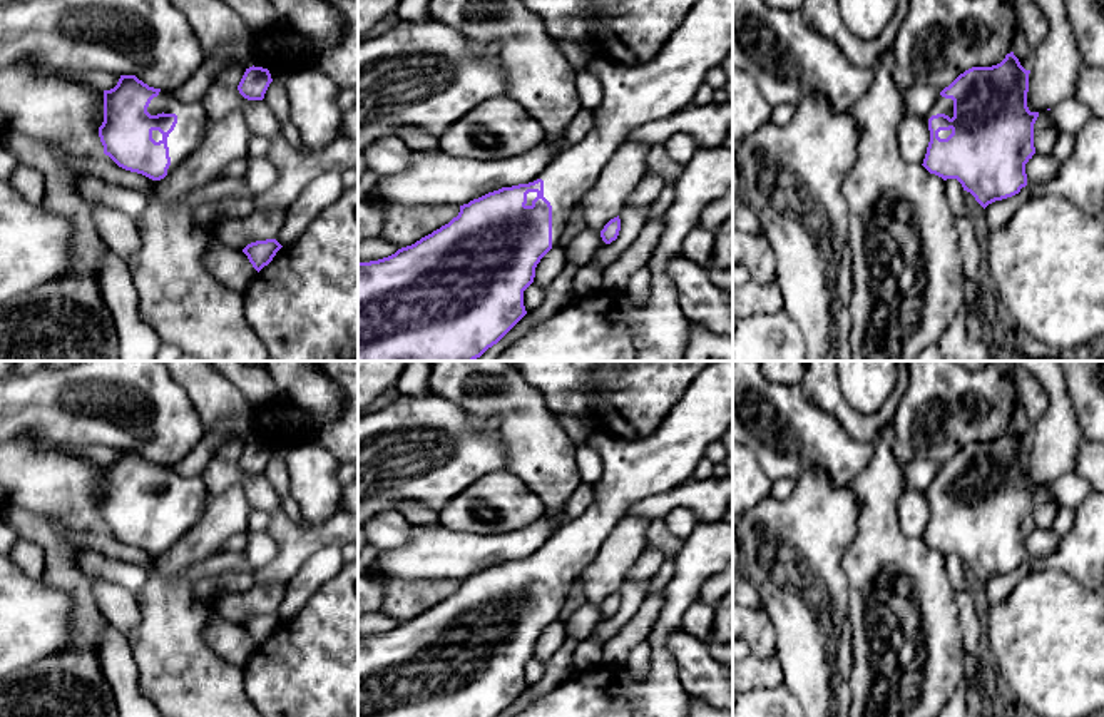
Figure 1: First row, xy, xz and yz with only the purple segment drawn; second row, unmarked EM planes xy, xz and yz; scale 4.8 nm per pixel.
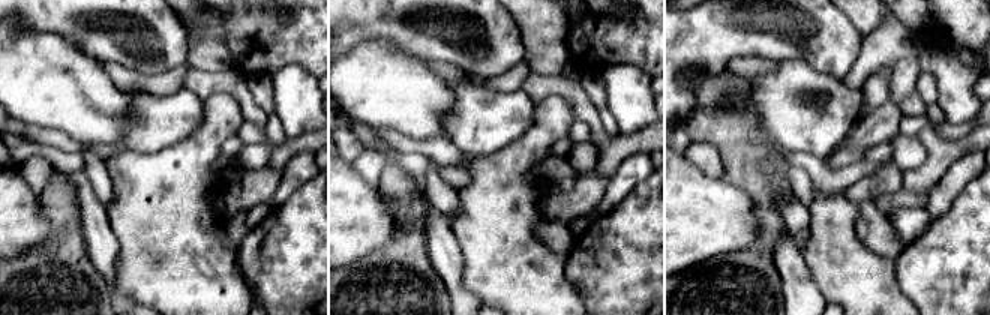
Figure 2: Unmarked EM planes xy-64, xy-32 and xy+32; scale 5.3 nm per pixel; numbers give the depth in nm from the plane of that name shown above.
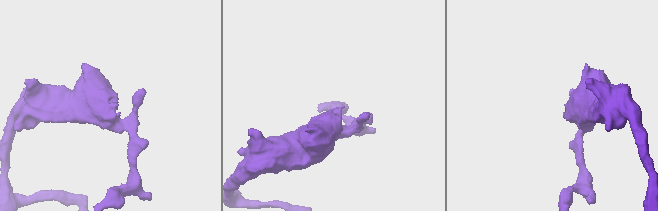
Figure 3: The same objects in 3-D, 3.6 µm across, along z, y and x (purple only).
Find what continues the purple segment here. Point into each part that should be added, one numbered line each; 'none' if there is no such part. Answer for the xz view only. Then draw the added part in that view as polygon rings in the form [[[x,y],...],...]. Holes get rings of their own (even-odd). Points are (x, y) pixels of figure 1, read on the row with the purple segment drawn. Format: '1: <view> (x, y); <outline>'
1: xz (633, 96); [[[698,0],[651,62],[621,65],[599,58],[590,65],[602,85],[594,129],[579,144],[565,145],[530,181],[544,181],[544,197],[552,206],[552,247],[627,137],[693,105],[708,72],[731,52],[733,0]]]

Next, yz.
1: yz (942, 106); [[[938,95],[935,105],[930,109],[930,112],[925,117],[927,125],[928,125],[928,119],[932,115],[937,115],[937,114],[945,114],[945,115],[948,115],[952,119],[953,117],[953,100]]]

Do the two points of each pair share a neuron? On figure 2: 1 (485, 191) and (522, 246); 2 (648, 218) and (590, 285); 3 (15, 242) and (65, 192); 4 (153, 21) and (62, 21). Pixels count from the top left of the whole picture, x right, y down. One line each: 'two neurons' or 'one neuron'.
1: one neuron
2: one neuron
3: two neurons
4: one neuron

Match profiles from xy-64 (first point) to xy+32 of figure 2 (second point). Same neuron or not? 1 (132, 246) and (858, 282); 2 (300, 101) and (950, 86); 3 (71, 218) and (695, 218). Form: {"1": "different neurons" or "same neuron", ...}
{"1": "same neuron", "2": "same neuron", "3": "different neurons"}

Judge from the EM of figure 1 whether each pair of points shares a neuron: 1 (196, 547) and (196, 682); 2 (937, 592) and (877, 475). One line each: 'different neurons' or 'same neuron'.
1: same neuron
2: same neuron

